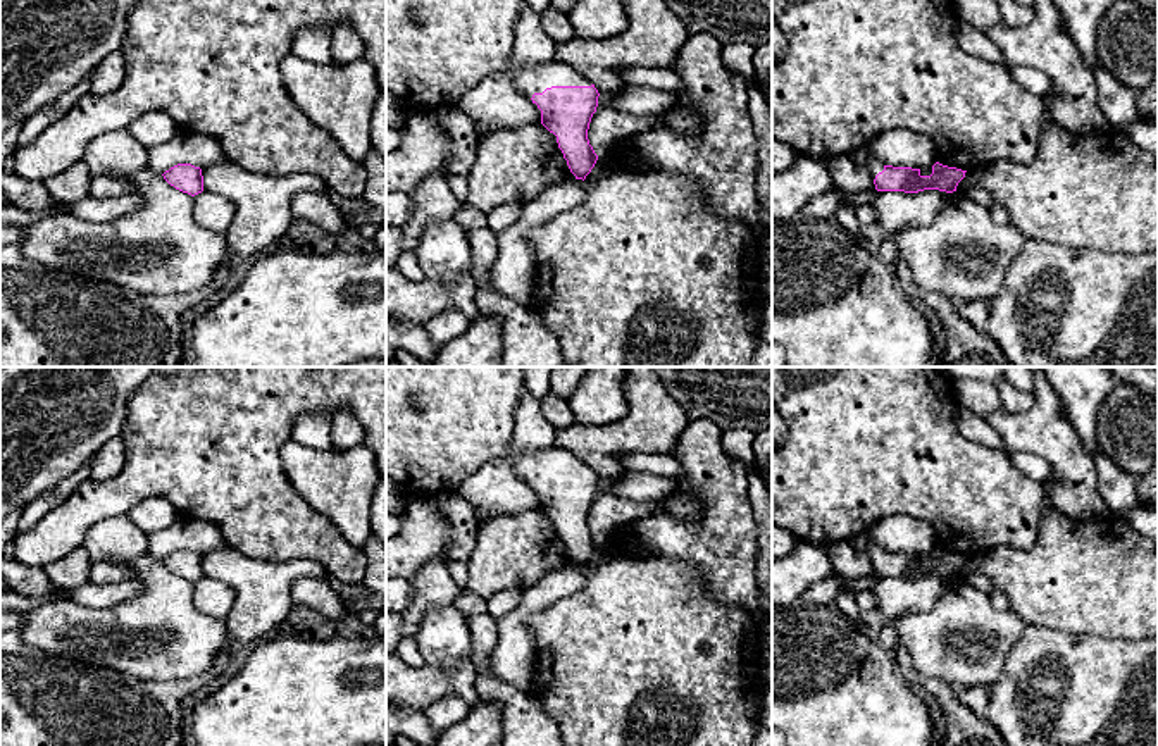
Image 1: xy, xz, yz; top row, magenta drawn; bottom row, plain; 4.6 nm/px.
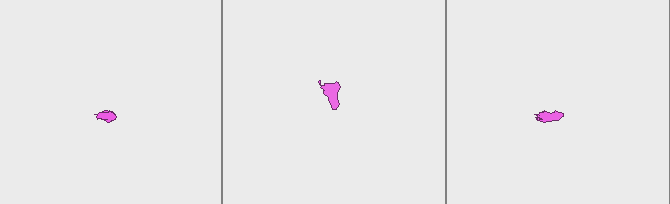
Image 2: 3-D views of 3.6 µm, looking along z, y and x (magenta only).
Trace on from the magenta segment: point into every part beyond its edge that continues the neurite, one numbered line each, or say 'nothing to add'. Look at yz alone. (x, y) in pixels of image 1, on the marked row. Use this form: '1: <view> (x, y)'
1: yz (874, 166)

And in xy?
1: xy (159, 248)

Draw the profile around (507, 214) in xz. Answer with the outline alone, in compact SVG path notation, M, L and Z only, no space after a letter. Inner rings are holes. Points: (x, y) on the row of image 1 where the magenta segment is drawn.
M503 203L493 208L488 215L488 227L495 233L503 231L514 226L524 212L524 205L520 203Z

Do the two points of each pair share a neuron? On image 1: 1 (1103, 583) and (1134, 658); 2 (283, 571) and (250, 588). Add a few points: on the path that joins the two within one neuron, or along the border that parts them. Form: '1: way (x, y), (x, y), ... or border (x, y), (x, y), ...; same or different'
1: border (1086, 634), (1139, 640); different
2: way (274, 579), (259, 588); same

